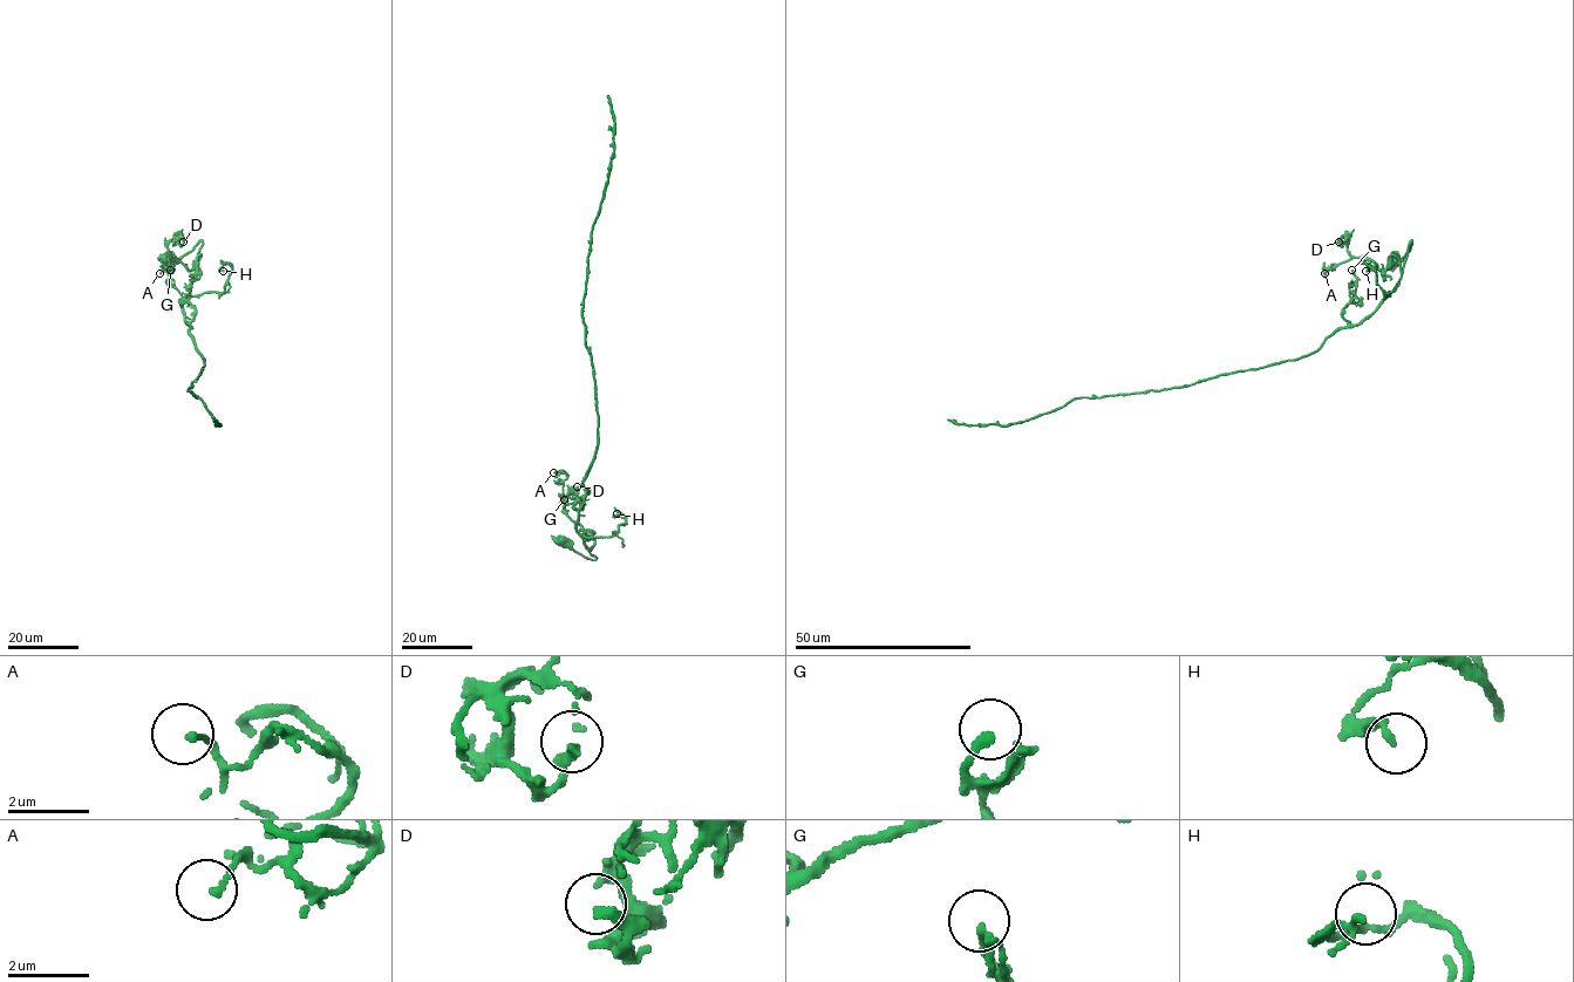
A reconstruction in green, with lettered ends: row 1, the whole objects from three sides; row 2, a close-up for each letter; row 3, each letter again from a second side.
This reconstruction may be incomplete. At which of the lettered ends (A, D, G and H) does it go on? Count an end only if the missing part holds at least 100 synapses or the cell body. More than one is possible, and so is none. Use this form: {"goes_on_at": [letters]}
{"goes_on_at": []}

